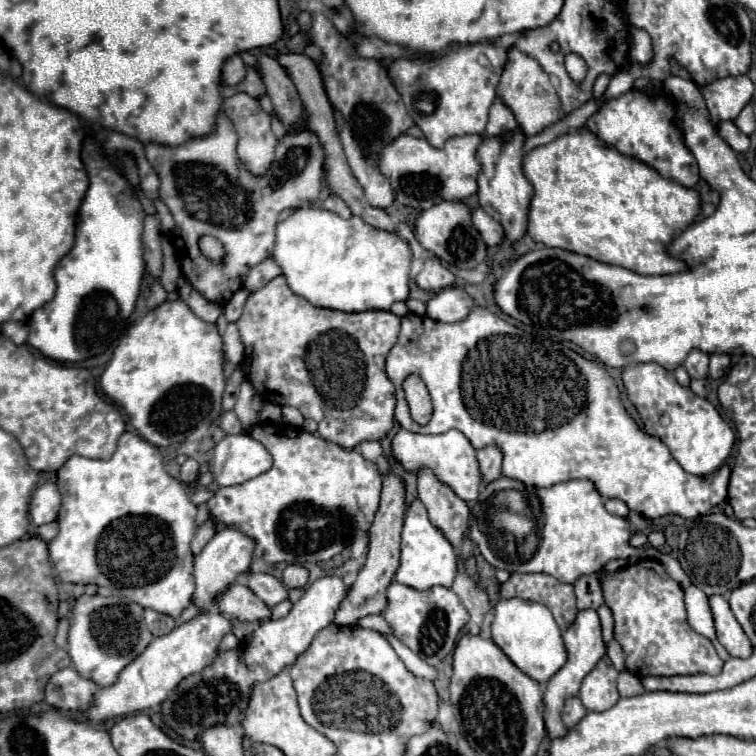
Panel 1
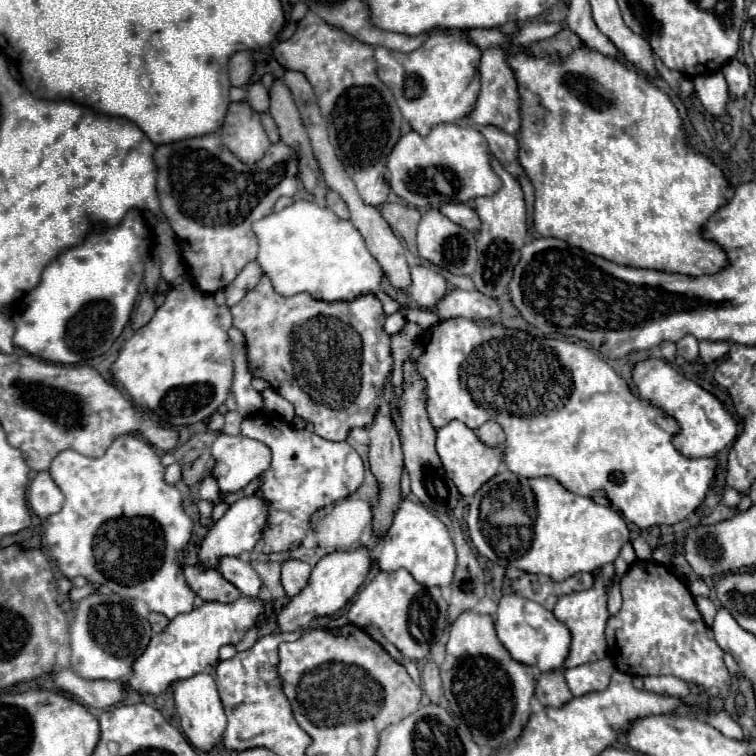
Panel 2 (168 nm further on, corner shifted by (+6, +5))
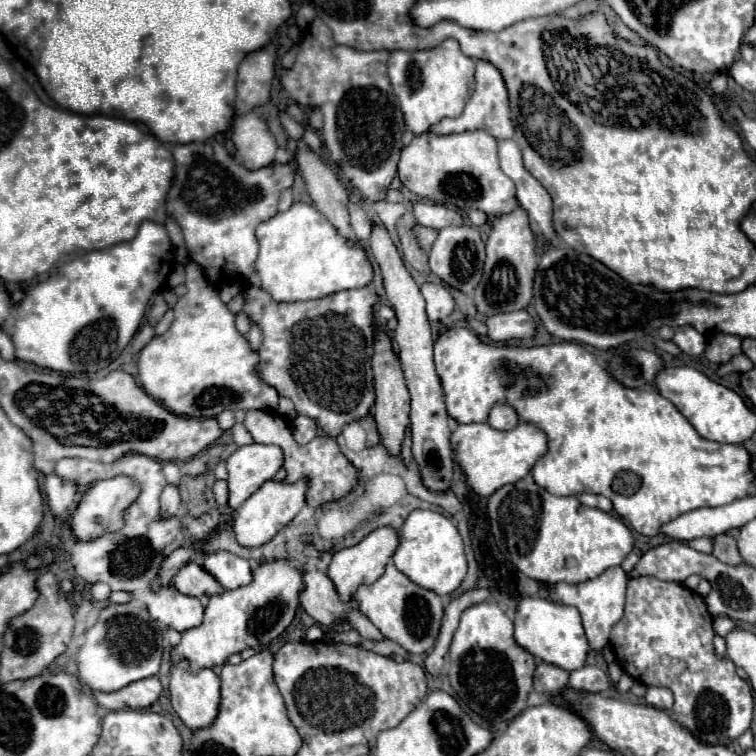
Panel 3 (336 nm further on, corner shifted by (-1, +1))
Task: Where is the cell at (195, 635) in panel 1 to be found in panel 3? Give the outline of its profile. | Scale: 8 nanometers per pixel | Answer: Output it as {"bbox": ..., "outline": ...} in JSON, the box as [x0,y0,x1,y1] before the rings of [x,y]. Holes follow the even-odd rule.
{"bbox":[173,559,303,671],"outline":[[[289,559],[263,561],[253,569],[253,581],[233,591],[213,595],[205,607],[205,617],[199,627],[183,633],[181,643],[173,649],[173,661],[189,659],[191,671],[203,667],[217,667],[229,655],[241,653],[245,647],[255,651],[267,647],[277,639],[295,619],[299,607],[299,593],[303,591],[303,569],[291,565]]]}

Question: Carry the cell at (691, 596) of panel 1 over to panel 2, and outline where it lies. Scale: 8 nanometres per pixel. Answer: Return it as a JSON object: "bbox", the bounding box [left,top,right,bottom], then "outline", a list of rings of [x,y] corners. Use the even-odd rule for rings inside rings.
{"bbox":[696,597,716,627],"outline":[[[696,597],[696,607],[698,607],[698,611],[700,611],[700,615],[702,615],[704,623],[706,623],[706,627],[710,627],[712,619],[716,615],[716,605],[708,597]]]}

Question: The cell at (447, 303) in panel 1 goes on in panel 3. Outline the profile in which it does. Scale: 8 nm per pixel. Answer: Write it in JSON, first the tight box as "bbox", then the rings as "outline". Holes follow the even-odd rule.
{"bbox":[485,311,537,341],"outline":[[[527,311],[499,313],[485,319],[489,327],[489,339],[493,341],[511,341],[511,339],[529,339],[537,333],[537,323]]]}

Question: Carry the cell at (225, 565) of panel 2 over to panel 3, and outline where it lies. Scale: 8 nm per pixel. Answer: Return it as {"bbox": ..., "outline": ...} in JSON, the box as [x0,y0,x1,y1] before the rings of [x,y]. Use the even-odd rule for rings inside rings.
{"bbox":[203,551,251,589],"outline":[[[227,551],[207,553],[203,557],[203,569],[211,573],[223,589],[237,589],[251,581],[249,563]]]}

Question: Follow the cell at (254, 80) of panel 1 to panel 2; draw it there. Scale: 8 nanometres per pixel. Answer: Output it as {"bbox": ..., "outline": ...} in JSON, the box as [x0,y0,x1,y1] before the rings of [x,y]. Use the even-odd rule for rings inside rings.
{"bbox":[246,83,270,113],"outline":[[[250,83],[248,87],[246,87],[246,103],[252,107],[252,109],[256,109],[258,113],[264,113],[264,111],[268,111],[268,105],[270,105],[270,97],[268,97],[268,91],[266,91],[266,87],[262,85],[262,83]]]}

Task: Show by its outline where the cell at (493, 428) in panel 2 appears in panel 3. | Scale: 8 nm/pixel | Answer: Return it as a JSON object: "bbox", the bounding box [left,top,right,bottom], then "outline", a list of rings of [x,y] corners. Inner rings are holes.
{"bbox":[487,403,519,431],"outline":[[[495,403],[491,413],[489,413],[489,419],[487,423],[495,429],[501,429],[501,431],[509,431],[509,429],[515,429],[519,425],[519,417],[515,413],[515,409],[511,409],[511,405],[505,405],[505,403]]]}

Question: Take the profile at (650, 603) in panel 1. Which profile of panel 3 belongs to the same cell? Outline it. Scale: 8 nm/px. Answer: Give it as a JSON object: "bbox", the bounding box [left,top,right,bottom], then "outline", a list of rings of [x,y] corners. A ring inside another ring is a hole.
{"bbox":[609,577,753,745],"outline":[[[637,577],[627,583],[627,603],[623,619],[613,625],[609,641],[617,661],[623,669],[643,685],[667,687],[675,695],[673,717],[679,721],[699,743],[731,745],[751,727],[753,695],[747,681],[735,673],[731,659],[719,659],[713,653],[713,617],[701,595],[685,589],[679,583],[665,583],[655,577]]]}

